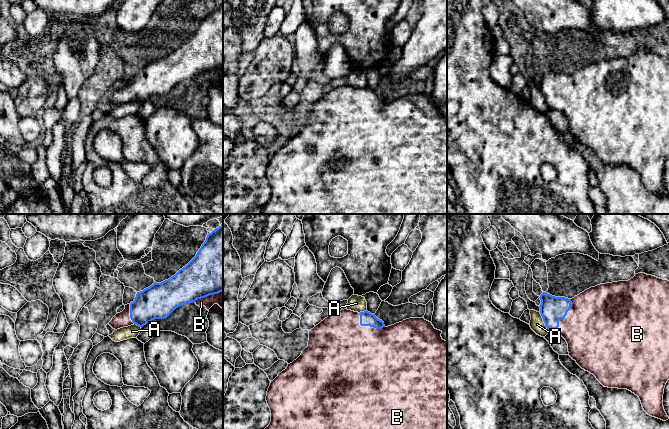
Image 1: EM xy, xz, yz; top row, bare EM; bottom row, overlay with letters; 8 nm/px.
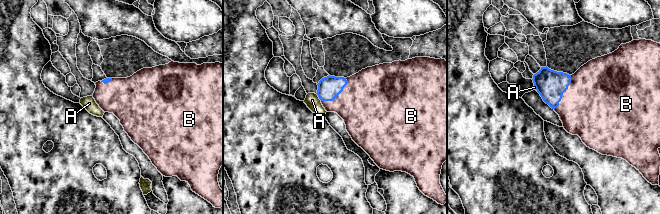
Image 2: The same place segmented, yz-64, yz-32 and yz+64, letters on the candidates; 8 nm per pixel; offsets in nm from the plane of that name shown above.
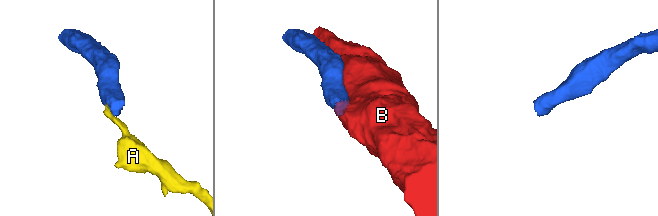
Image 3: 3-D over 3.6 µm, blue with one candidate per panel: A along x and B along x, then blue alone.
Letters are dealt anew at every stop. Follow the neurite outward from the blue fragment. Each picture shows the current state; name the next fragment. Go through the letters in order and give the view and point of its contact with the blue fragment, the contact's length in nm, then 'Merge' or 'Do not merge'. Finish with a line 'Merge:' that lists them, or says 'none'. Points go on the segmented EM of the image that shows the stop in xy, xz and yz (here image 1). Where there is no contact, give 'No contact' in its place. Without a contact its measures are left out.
A: Touches blue at yz (543, 320). Shared border 170 nm. Do not merge
B: Touches blue at yz (563, 318). Shared border 320 nm. Merge
Merge: B

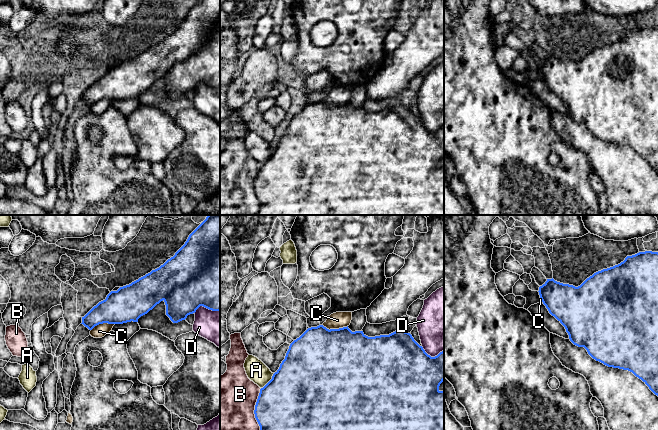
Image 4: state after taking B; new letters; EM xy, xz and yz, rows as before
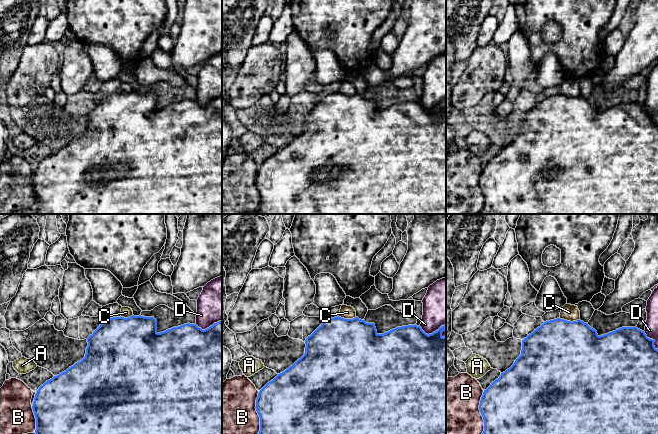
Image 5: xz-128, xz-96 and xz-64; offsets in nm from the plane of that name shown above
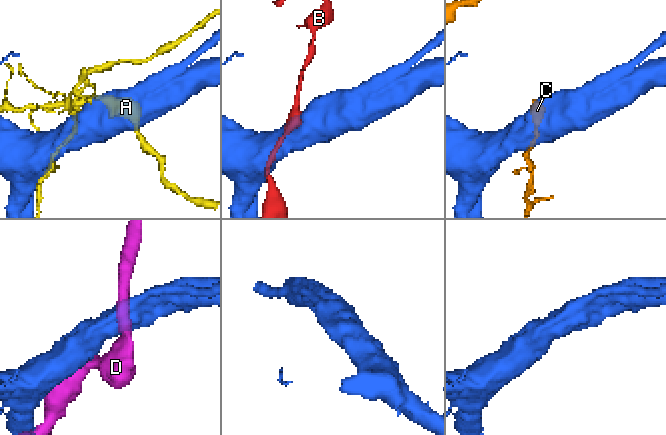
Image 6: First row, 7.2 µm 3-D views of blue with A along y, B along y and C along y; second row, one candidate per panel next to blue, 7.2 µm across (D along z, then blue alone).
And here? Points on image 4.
A: Touches blue at xz (269, 381). Shared border 170 nm. Do not merge
B: Touches blue at xz (255, 409). Shared border 340 nm. Do not merge
C: Touches blue at xz (335, 329). Shared border 200 nm. Do not merge
D: Touches blue at xy (206, 307). Shared border 200 nm. Do not merge
Merge: none

